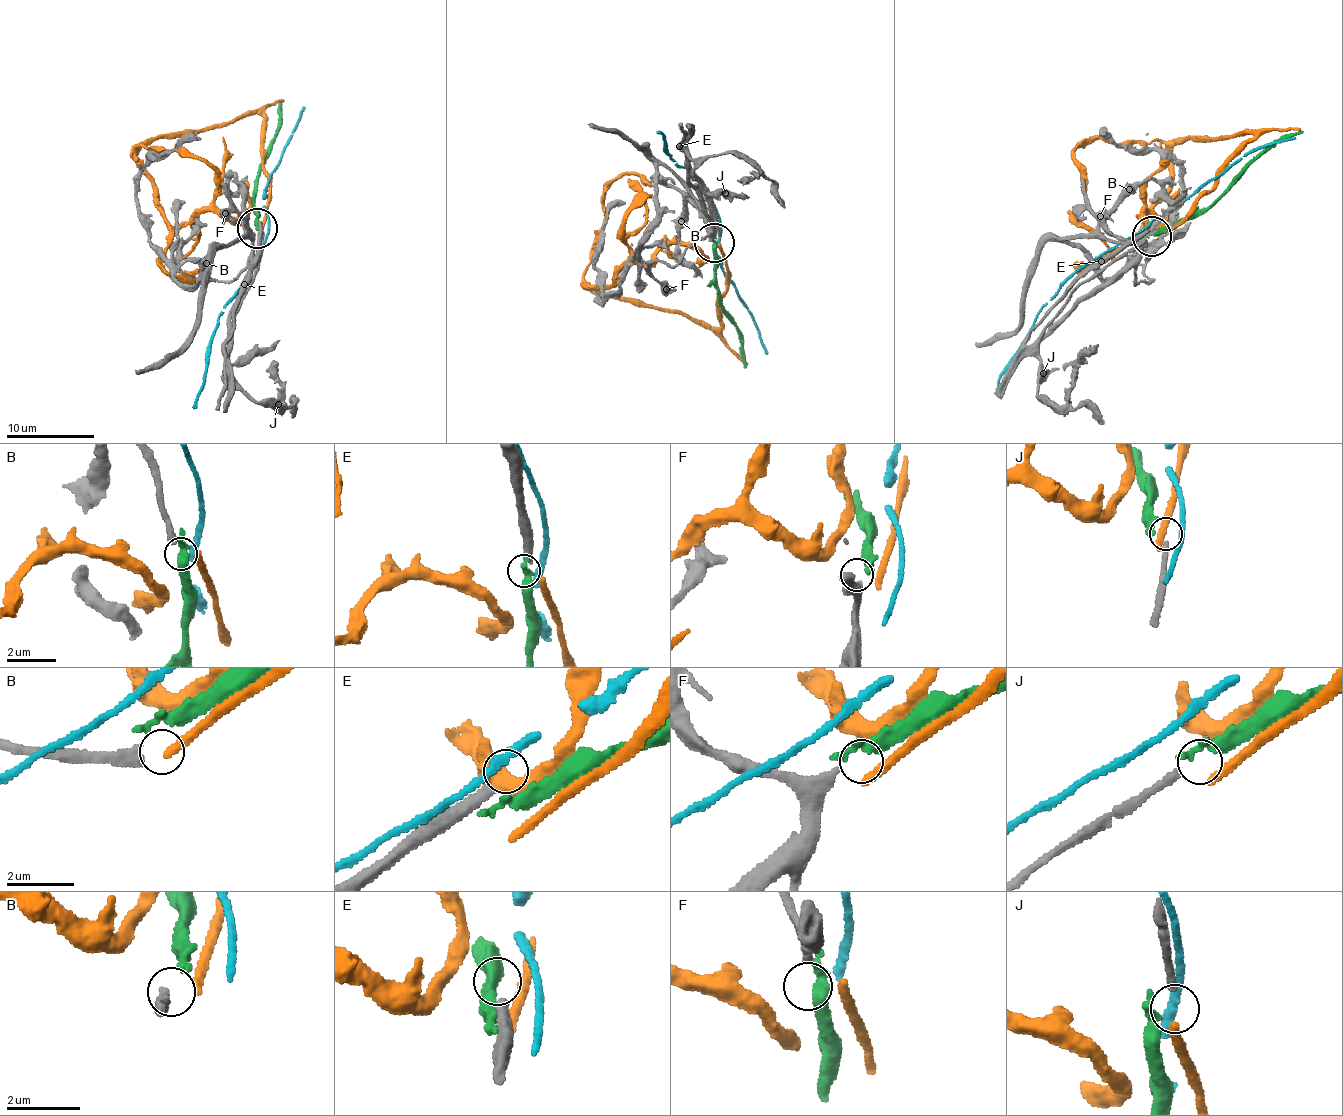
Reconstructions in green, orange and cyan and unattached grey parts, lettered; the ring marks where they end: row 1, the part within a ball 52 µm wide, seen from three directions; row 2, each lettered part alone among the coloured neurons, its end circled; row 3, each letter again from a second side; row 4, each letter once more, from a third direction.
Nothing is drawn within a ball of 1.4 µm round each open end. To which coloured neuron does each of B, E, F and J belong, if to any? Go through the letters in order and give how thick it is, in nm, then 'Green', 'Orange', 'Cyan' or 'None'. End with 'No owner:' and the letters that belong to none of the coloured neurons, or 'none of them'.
B: Thickness 360 nm. None
E: Thickness 280 nm. None
F: Thickness 240 nm. None
J: Thickness 200 nm. None
No owner: B, E, F, J

